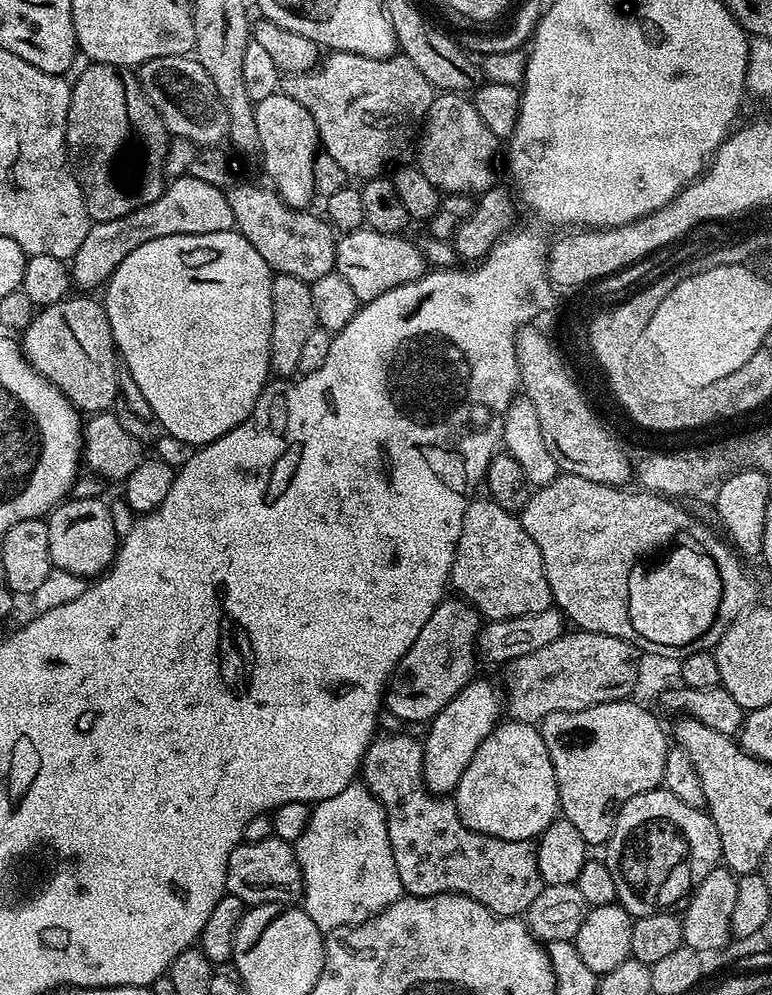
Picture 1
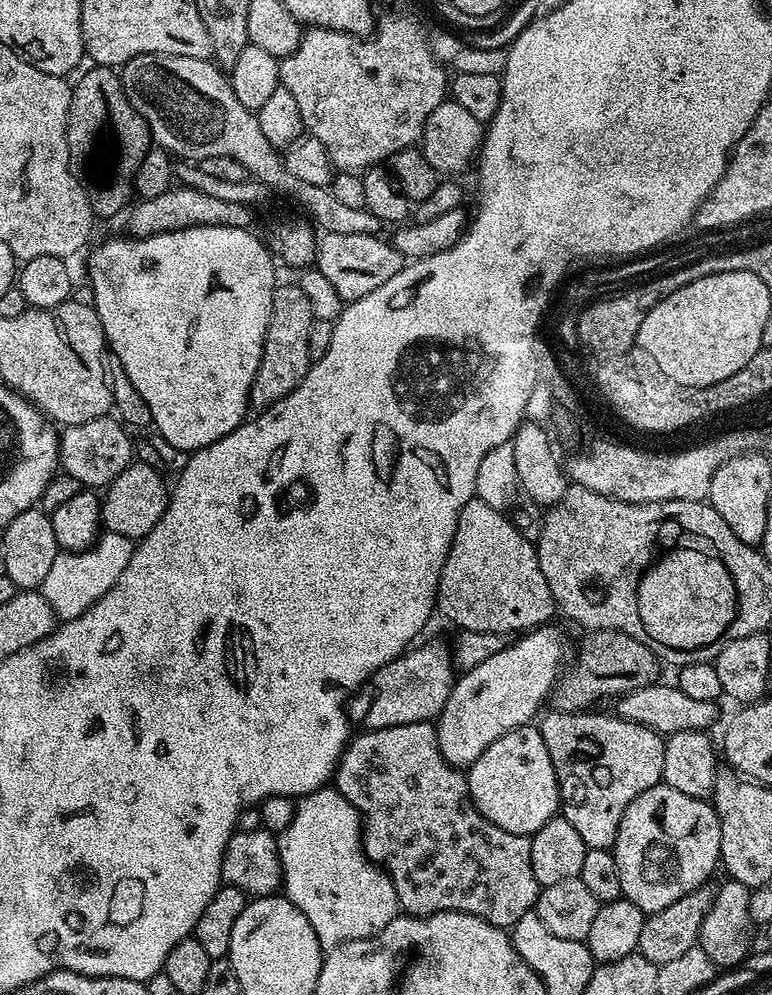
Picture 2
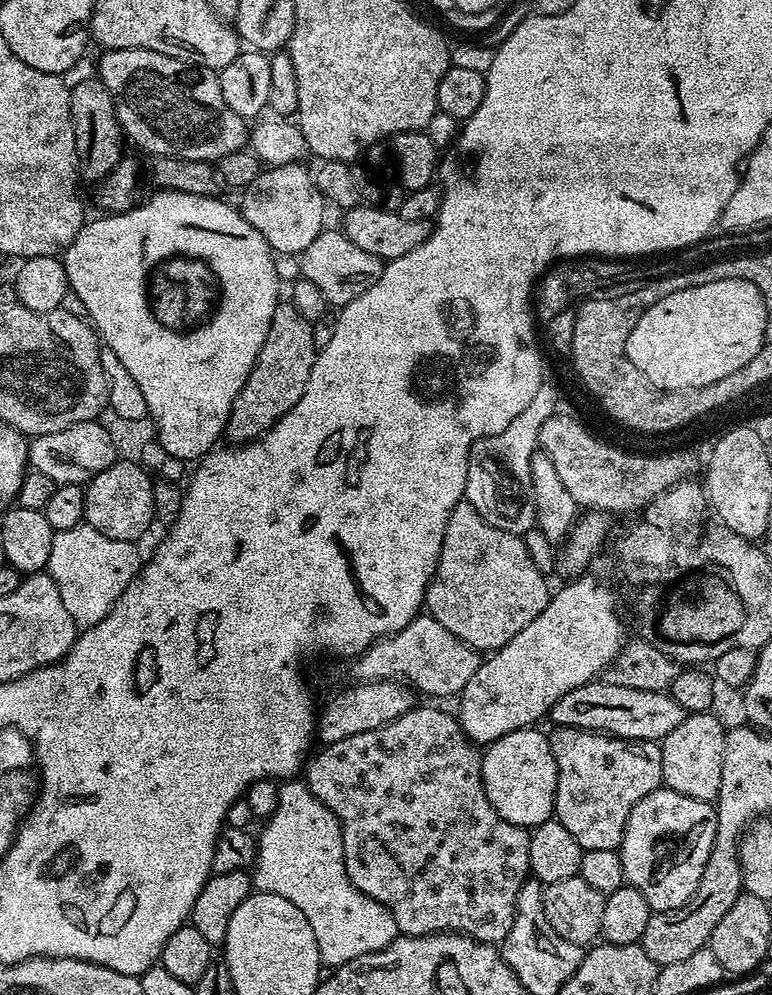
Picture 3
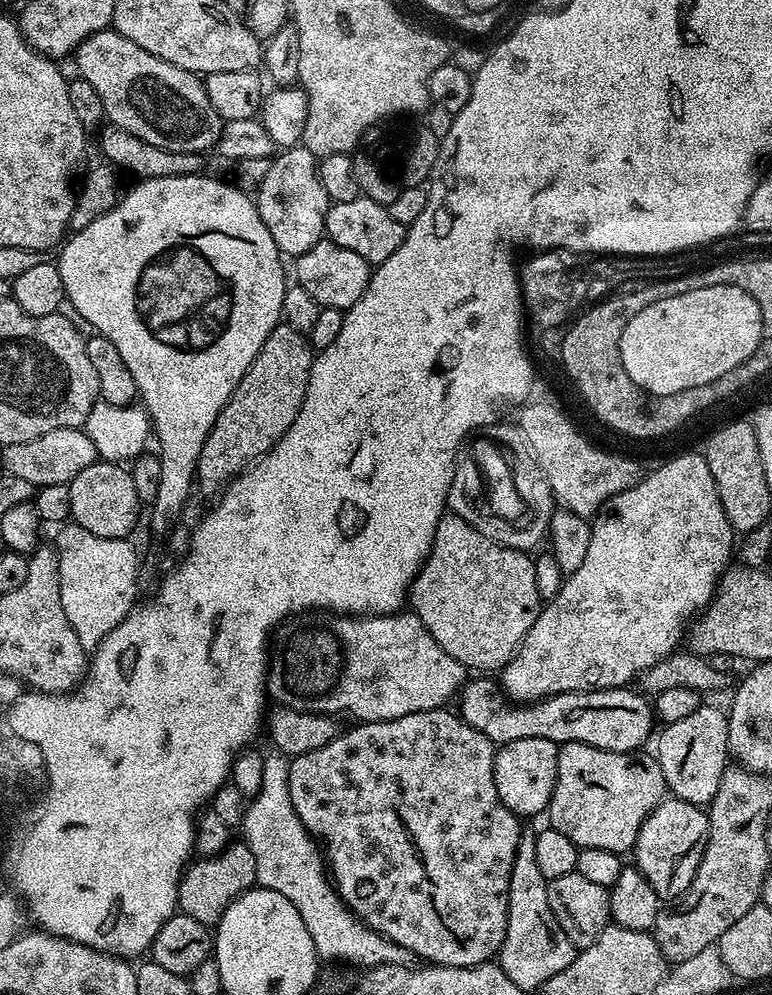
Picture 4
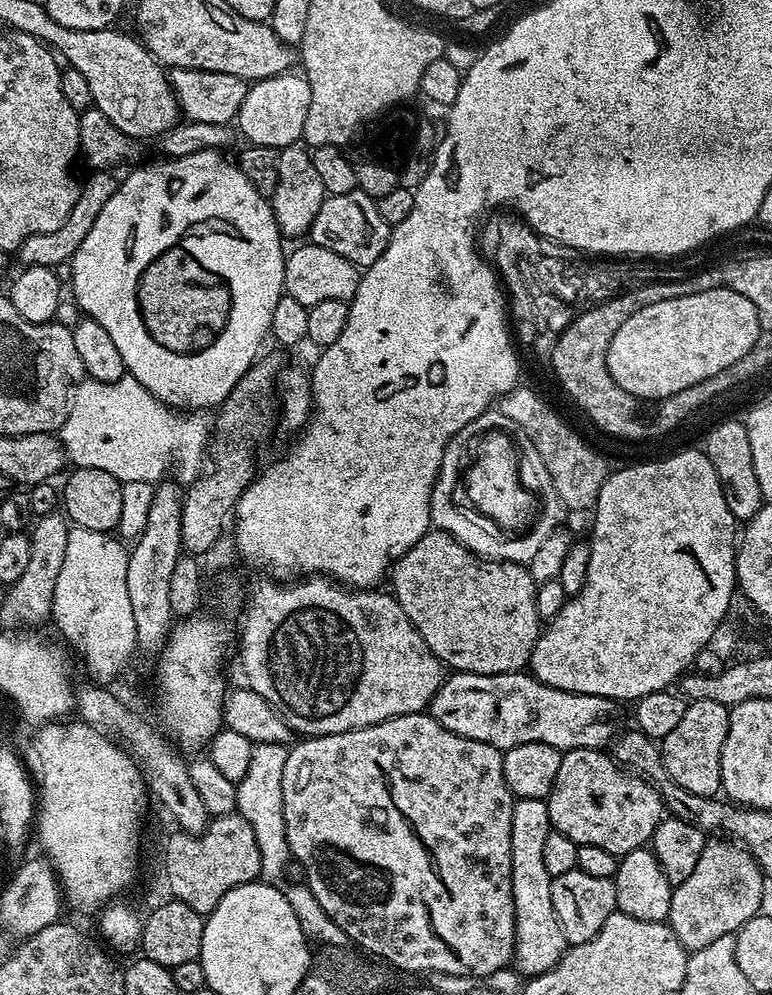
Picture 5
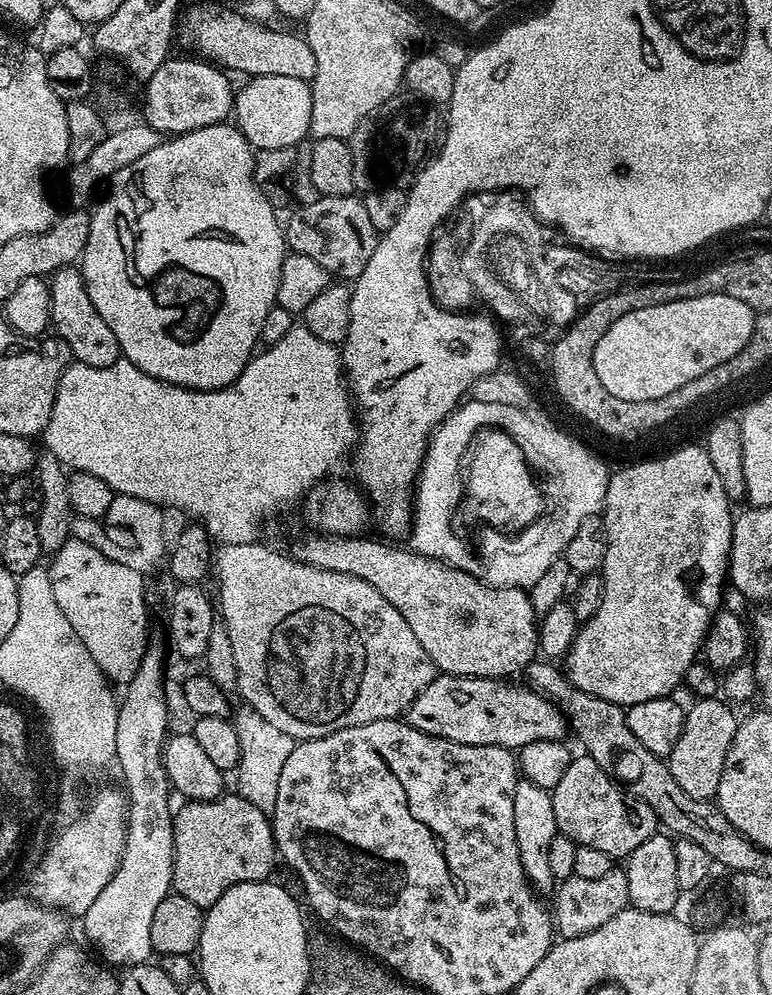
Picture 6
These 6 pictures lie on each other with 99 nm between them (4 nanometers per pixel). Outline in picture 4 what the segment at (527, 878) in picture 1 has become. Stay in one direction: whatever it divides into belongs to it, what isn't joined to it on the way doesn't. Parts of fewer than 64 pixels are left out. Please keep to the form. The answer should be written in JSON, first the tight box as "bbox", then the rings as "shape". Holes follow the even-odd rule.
{"bbox":[288,707,522,968],"shape":[[[447,707],[435,708],[434,710],[426,710],[425,712],[411,712],[402,718],[394,718],[393,720],[373,720],[371,722],[360,722],[349,730],[341,731],[340,735],[335,736],[330,742],[326,742],[326,746],[318,746],[318,750],[310,750],[301,756],[291,757],[288,765],[288,785],[290,786],[290,802],[294,806],[294,810],[298,814],[298,818],[302,818],[302,822],[308,827],[309,832],[322,845],[323,851],[326,853],[326,864],[330,869],[331,879],[334,881],[334,887],[340,893],[340,899],[352,909],[369,928],[375,929],[381,933],[385,940],[394,942],[398,946],[410,950],[413,957],[417,961],[427,962],[428,964],[441,964],[447,968],[475,968],[477,964],[487,964],[499,953],[502,942],[506,938],[506,926],[508,925],[508,891],[510,890],[510,870],[514,866],[514,858],[518,850],[518,842],[520,841],[520,833],[522,831],[521,821],[515,812],[511,812],[504,803],[502,798],[498,796],[498,786],[494,784],[494,762],[496,761],[497,745],[493,744],[490,738],[486,738],[486,734],[482,734],[474,726],[470,726],[465,720],[461,720],[455,711],[448,712]]]}

